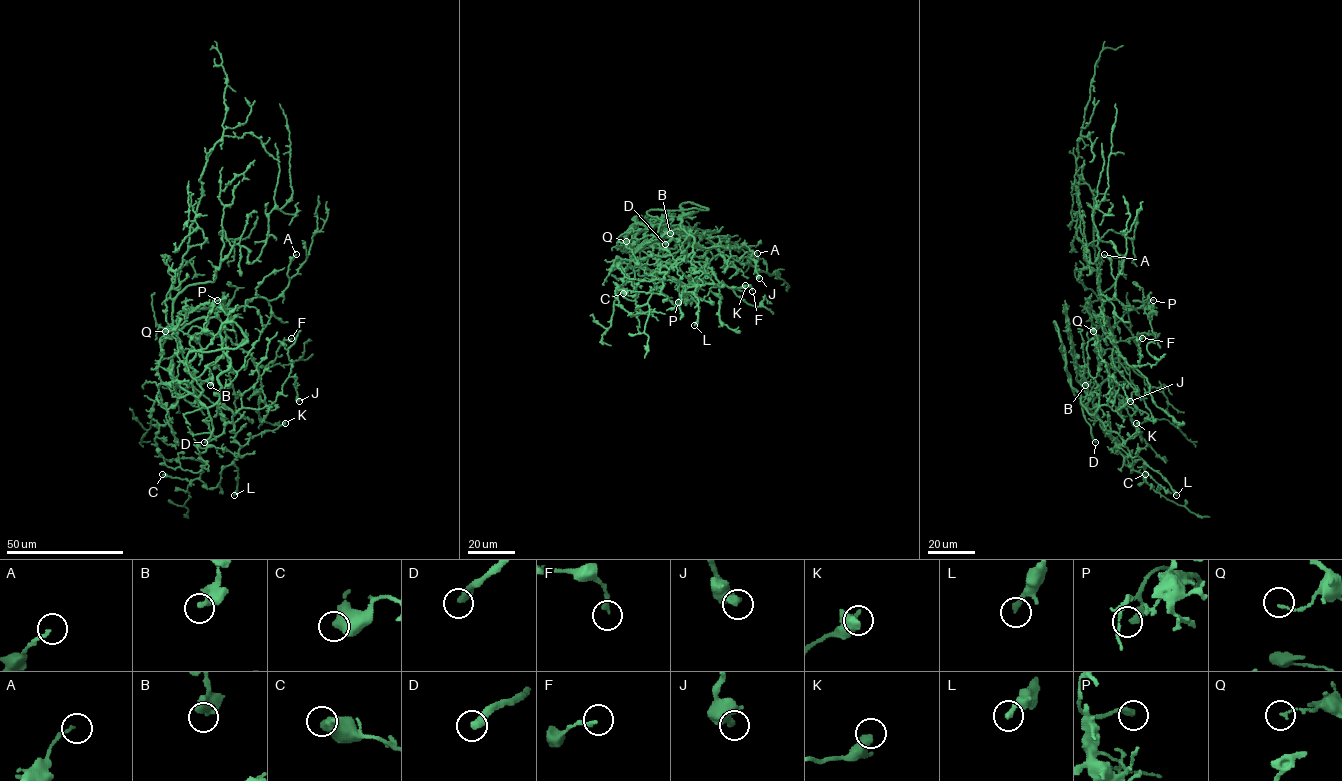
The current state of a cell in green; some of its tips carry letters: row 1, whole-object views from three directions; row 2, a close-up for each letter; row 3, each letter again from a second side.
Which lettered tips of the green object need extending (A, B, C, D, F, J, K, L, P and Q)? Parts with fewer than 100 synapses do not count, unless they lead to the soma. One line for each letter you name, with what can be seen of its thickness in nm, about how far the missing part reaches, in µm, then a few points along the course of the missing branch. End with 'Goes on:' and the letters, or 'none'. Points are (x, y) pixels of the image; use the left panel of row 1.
D: calibre 380 nm; missing 45 µm; course (204, 442), (188, 453), (175, 457), (149, 441), (132, 422)
Goes on: D

